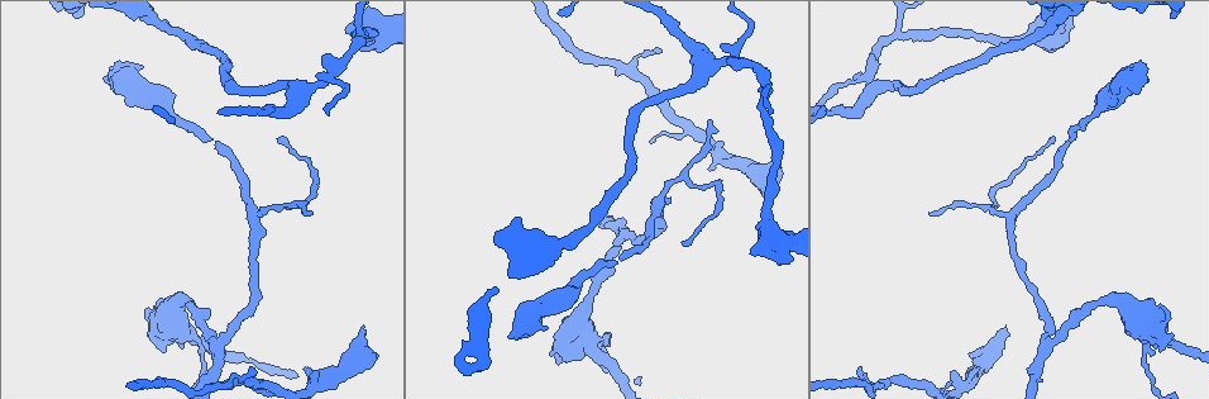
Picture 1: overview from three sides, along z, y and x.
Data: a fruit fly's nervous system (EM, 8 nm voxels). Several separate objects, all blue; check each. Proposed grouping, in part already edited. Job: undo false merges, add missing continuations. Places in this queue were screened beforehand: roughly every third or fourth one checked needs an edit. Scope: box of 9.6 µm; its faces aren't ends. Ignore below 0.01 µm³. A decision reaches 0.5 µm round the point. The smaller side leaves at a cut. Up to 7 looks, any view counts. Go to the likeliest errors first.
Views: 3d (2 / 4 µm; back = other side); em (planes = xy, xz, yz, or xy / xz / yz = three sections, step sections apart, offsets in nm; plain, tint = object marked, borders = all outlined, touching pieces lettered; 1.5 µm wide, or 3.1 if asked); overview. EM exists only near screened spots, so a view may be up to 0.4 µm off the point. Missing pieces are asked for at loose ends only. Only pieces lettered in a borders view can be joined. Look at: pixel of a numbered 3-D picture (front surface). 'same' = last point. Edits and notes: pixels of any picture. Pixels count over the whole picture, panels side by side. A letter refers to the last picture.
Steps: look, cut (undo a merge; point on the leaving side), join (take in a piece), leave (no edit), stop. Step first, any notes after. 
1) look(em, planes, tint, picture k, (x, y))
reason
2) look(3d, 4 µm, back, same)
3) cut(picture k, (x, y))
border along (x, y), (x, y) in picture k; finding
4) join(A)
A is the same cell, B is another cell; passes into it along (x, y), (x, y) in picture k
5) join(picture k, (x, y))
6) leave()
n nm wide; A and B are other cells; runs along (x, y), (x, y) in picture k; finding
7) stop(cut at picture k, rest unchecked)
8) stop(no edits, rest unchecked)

look(em, planes, tint, picture 1, (141, 68))
free end

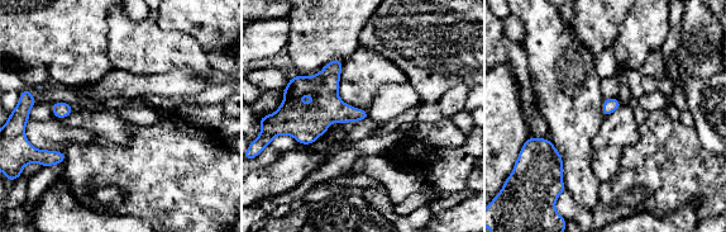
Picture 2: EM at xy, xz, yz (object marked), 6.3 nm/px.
look(em, planes, borders, same)

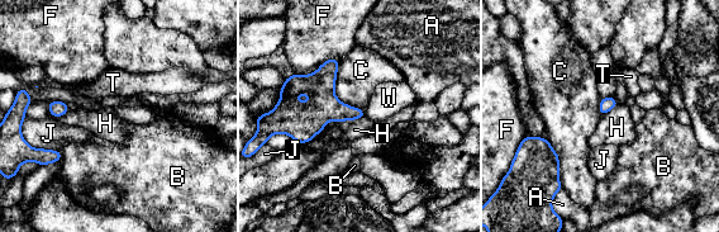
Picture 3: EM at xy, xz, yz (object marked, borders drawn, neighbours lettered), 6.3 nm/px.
leave()
A, B, C, F, H, J, T and W are other cells; border along (365, 116), (329, 121), (312, 138) in picture 3; no lettered piece goes on from it

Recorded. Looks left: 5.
look(em, yz, step 8, tint, picture 1, (770, 231))
thick turns thin

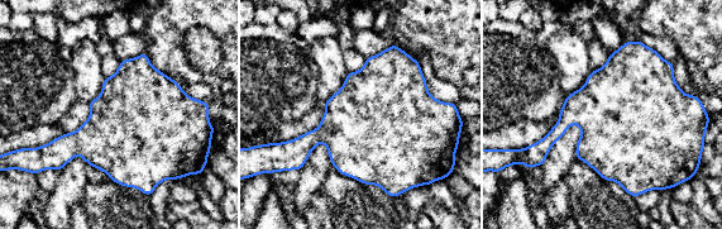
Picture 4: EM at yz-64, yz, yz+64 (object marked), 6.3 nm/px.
look(em, planes, borders, same)

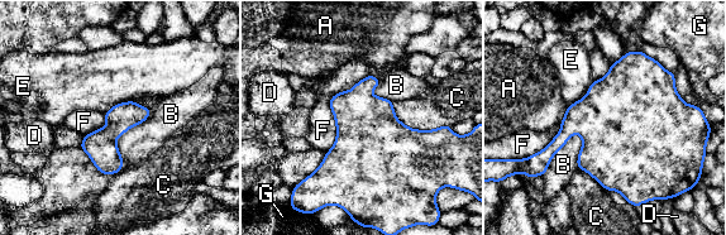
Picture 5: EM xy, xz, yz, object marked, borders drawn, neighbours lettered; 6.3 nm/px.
leave()
480 nm wide; A, B, C, D, E, F and G are other cells; all the same neuron

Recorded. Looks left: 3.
look(em, planes, plain, picture 1, (1006, 325))
an open end

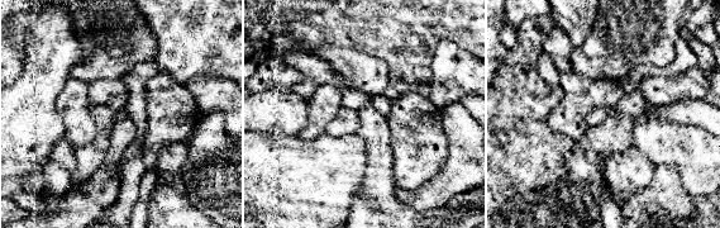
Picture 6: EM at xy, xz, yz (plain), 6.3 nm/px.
look(em, planes, borders, same)
see the neighbours

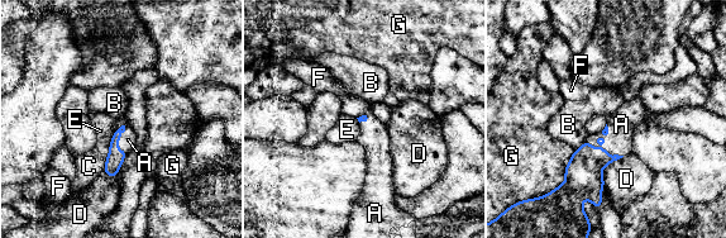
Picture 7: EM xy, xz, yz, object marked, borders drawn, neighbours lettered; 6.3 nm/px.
join(picture 7, (621, 124))
G touches over 300 nm; A is the same cell, B, C, D, E, F and G are other cells; passes into it along (583, 174), (605, 150), (621, 124) in picture 7; the neuron continues

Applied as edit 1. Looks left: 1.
stop(join at picture 7, rest unchecked)

